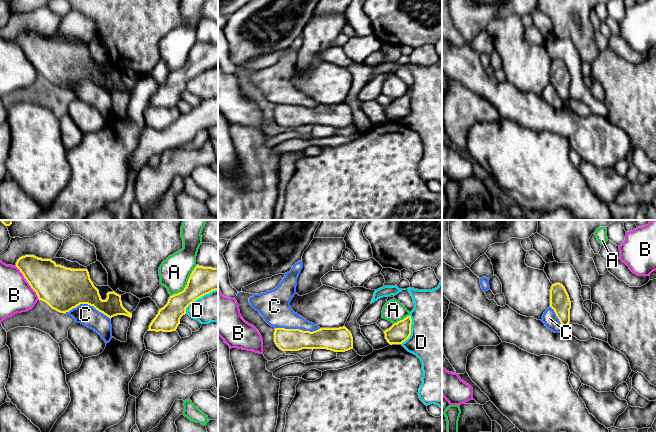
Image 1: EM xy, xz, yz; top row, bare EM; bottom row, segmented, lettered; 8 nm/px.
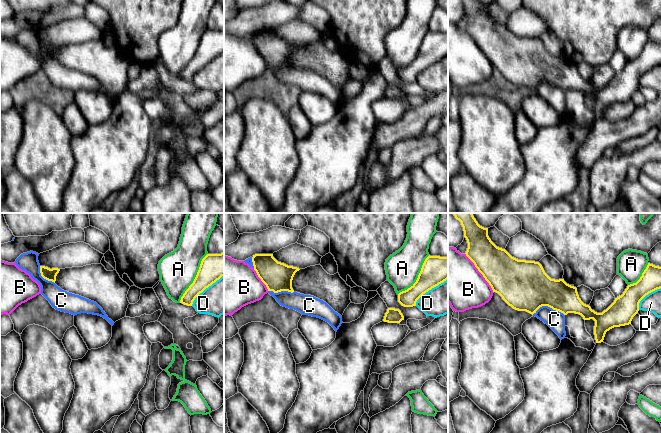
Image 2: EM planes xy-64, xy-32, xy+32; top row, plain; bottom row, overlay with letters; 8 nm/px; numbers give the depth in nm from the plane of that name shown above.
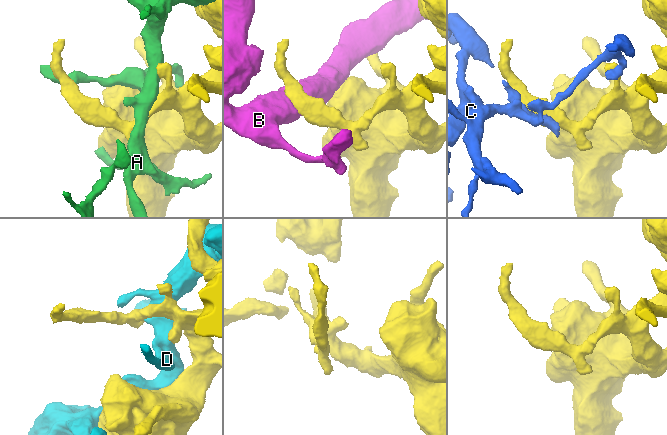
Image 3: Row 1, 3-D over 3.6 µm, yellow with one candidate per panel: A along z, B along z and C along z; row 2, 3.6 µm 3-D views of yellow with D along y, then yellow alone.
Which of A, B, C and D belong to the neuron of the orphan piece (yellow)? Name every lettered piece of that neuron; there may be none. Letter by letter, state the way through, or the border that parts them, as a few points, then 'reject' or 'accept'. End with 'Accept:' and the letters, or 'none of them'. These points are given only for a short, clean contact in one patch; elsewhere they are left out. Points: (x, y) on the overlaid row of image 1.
A: reject
B: reject
C: reject
D: reject
Accept: none of them

